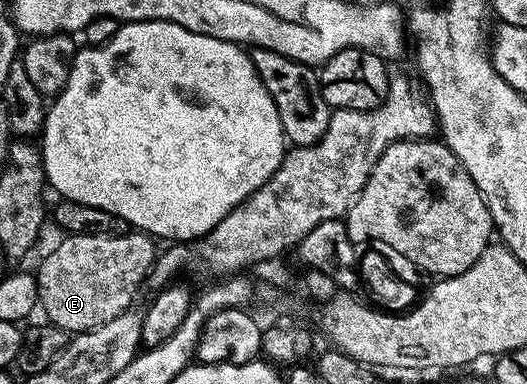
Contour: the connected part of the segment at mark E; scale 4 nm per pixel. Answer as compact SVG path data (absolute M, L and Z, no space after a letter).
M127 233L124 235L66 235L63 243L58 243L46 255L46 260L39 265L36 270L36 278L38 280L38 301L41 310L46 310L45 318L53 323L55 327L59 327L61 331L67 333L77 333L80 331L91 331L93 327L104 325L108 321L112 321L112 317L116 317L120 313L131 310L135 306L134 298L138 295L138 290L149 280L150 270L156 258L155 240L145 233Z

